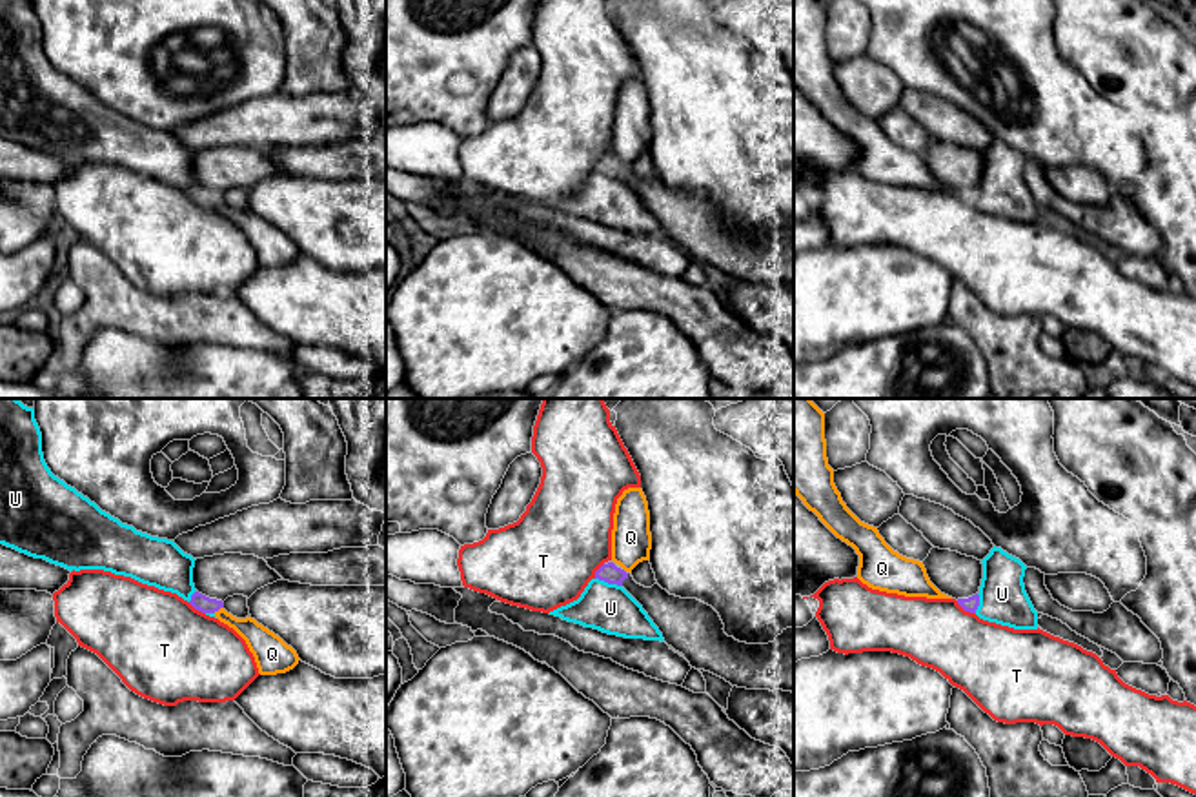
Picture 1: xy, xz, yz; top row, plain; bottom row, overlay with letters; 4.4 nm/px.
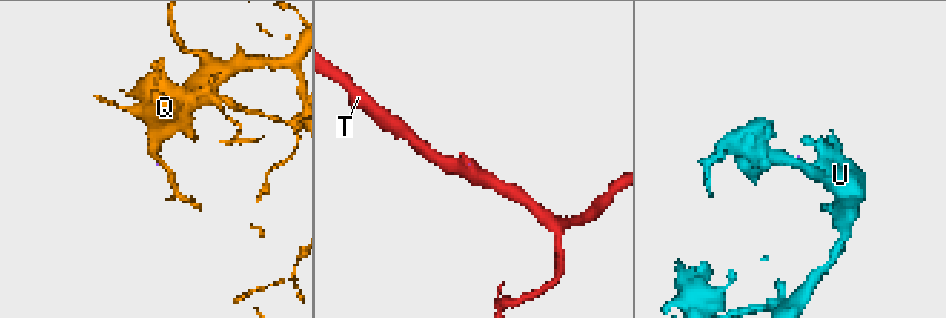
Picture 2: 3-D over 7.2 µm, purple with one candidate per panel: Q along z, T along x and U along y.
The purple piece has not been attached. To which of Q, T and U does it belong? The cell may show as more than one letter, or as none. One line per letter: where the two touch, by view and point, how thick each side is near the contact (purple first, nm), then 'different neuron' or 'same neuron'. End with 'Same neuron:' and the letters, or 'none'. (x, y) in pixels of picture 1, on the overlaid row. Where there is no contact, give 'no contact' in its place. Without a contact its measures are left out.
Q: xy (217, 610) | 70/130 nm | different neuron
T: yz (965, 610) | 70/340 nm | different neuron
U: xz (608, 583) | 90/220 nm | different neuron
Same neuron: none

